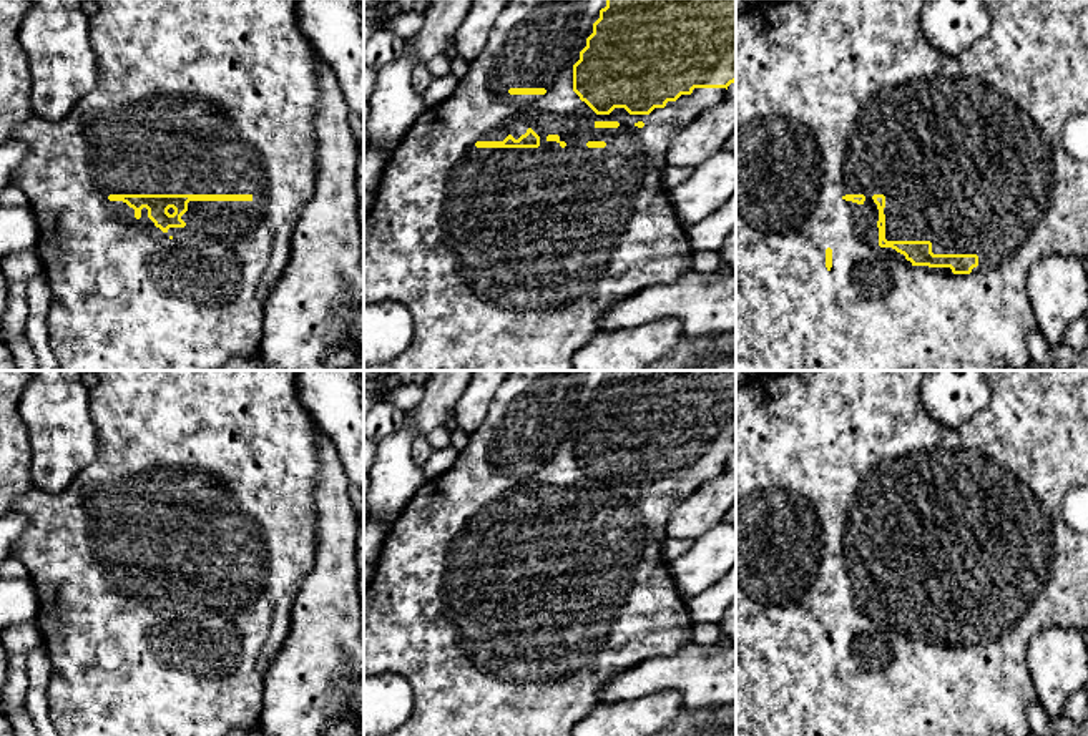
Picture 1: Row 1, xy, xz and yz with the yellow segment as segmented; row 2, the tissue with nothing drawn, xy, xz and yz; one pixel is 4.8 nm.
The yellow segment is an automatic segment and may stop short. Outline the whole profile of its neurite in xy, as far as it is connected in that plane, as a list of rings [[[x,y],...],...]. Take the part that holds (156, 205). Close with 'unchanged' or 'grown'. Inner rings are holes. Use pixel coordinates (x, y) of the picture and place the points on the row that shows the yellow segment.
[[[98,0],[98,10],[90,15],[90,43],[96,55],[100,76],[96,86],[85,95],[60,121],[48,121],[35,115],[10,133],[8,140],[23,141],[30,146],[27,158],[12,174],[12,184],[23,189],[37,221],[38,241],[35,253],[42,261],[42,272],[47,276],[51,292],[47,326],[50,331],[50,346],[60,370],[218,370],[219,367],[226,366],[229,359],[249,356],[259,349],[264,327],[264,302],[286,271],[294,226],[304,206],[312,199],[316,188],[314,110],[319,100],[319,56],[301,32],[296,5],[297,0]]]; grown

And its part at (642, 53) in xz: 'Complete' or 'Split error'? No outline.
Split error

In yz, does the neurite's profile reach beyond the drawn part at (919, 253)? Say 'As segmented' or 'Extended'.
Extended

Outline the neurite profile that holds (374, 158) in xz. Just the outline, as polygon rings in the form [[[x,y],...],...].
[[[370,148],[364,155],[364,189],[375,191],[384,164],[384,150]]]

